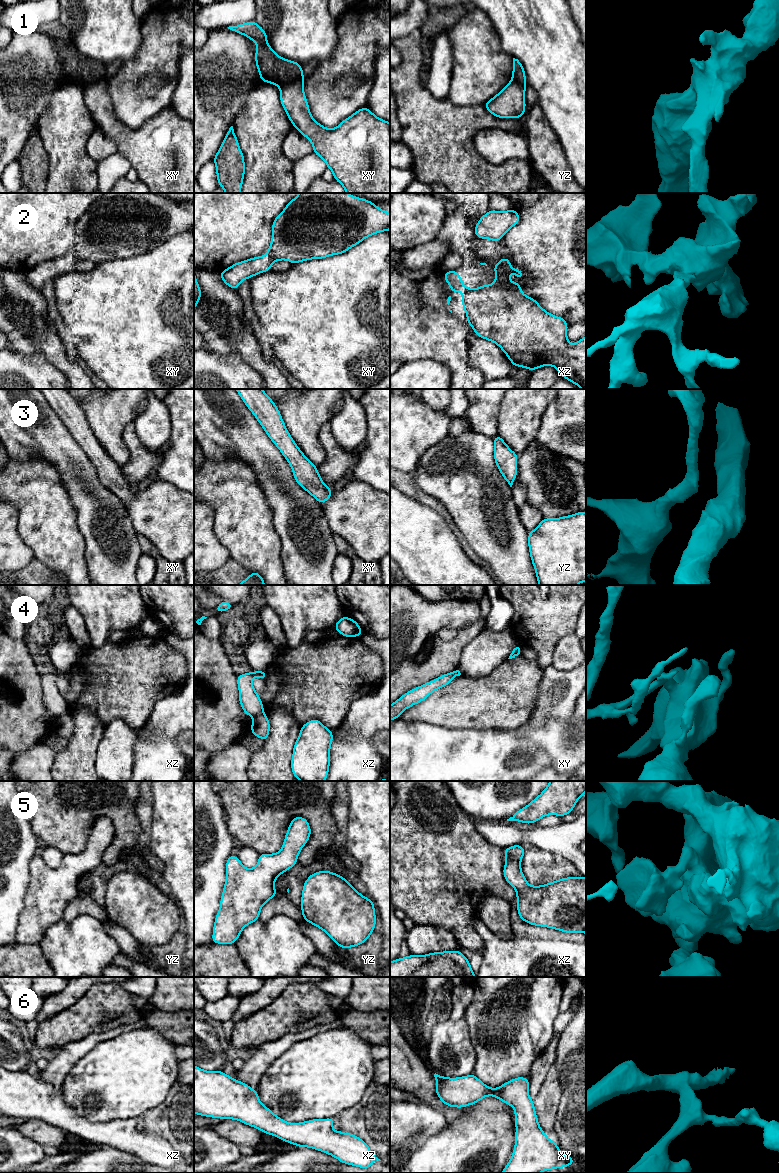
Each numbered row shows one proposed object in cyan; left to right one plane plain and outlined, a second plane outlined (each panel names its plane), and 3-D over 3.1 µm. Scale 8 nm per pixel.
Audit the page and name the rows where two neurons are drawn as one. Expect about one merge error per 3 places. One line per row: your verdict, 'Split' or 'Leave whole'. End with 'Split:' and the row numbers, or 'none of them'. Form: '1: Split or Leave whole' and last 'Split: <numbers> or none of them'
1: Split
2: Leave whole
3: Leave whole
4: Split
5: Leave whole
6: Leave whole
Split: 1, 4

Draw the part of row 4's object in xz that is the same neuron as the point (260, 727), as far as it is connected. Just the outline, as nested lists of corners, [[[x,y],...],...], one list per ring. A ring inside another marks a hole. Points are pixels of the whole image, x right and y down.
[[[260,713],[253,717],[251,733],[261,738],[264,742],[267,740],[270,731],[270,723],[267,715]]]

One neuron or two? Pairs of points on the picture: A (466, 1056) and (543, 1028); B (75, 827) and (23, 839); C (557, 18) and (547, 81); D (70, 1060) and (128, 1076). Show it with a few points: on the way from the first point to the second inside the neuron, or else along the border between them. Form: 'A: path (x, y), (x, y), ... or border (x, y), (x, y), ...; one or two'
A: border (469, 1030), (471, 1045), (476, 1056), (473, 1073); two
B: border (30, 824), (36, 835); two
C: path (551, 34), (551, 65); one
D: border (94, 1047), (72, 1067), (63, 1082); two

